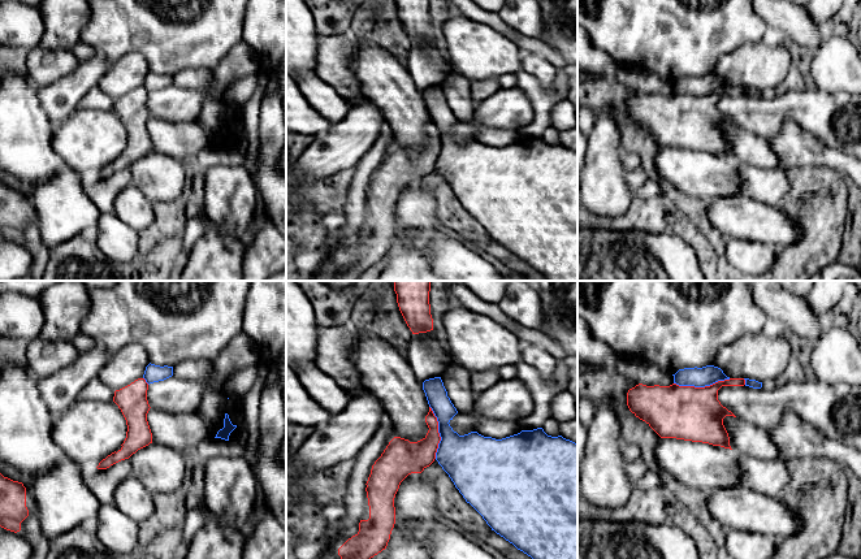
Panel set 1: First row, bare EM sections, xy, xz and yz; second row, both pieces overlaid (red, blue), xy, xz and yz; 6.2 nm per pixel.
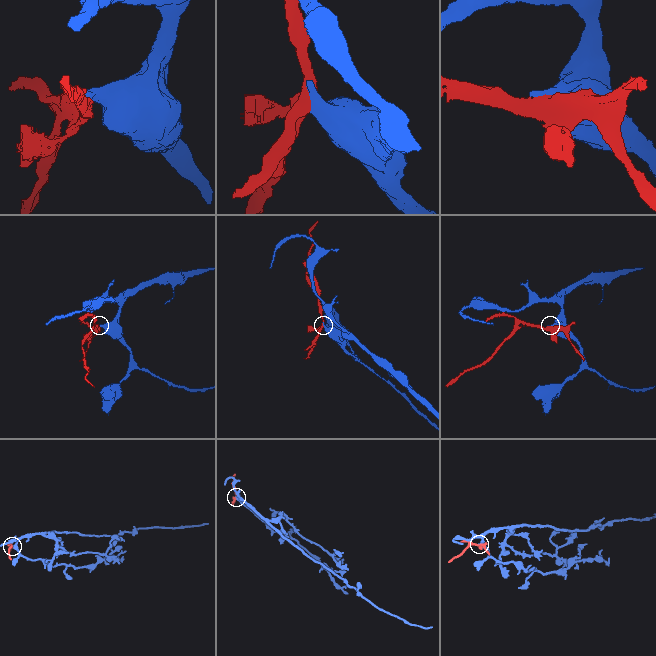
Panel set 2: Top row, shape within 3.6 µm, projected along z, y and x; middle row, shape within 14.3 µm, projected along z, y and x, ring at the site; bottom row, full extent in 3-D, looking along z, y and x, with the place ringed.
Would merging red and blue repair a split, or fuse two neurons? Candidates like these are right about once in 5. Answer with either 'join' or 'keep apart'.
keep apart

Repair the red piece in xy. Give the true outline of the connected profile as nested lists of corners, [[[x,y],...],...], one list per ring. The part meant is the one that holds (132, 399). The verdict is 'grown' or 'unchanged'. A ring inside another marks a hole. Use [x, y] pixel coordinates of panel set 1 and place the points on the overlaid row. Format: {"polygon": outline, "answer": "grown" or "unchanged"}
{"polygon": [[[138,378],[114,391],[113,402],[126,420],[126,438],[117,452],[112,452],[99,463],[98,469],[107,469],[121,460],[129,459],[138,450],[152,443],[152,433],[147,421],[147,413],[151,408],[147,400],[147,390],[146,380]]], "answer": "unchanged"}

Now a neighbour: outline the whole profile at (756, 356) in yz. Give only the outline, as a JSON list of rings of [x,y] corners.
[[[783,332],[775,337],[757,333],[721,347],[710,365],[721,368],[730,378],[763,382],[778,377],[791,358],[792,350]]]

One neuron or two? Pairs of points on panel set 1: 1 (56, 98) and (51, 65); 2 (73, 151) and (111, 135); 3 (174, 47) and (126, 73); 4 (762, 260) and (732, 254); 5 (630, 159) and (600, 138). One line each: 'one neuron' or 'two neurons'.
1: two neurons
2: one neuron
3: two neurons
4: one neuron
5: two neurons

